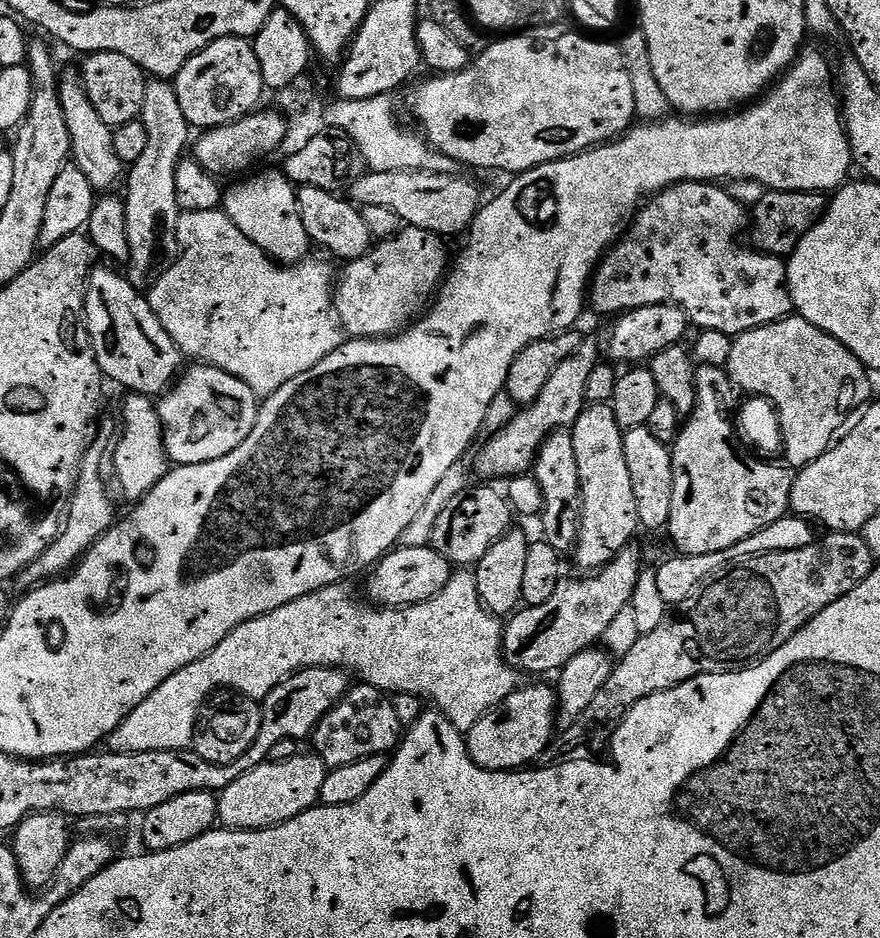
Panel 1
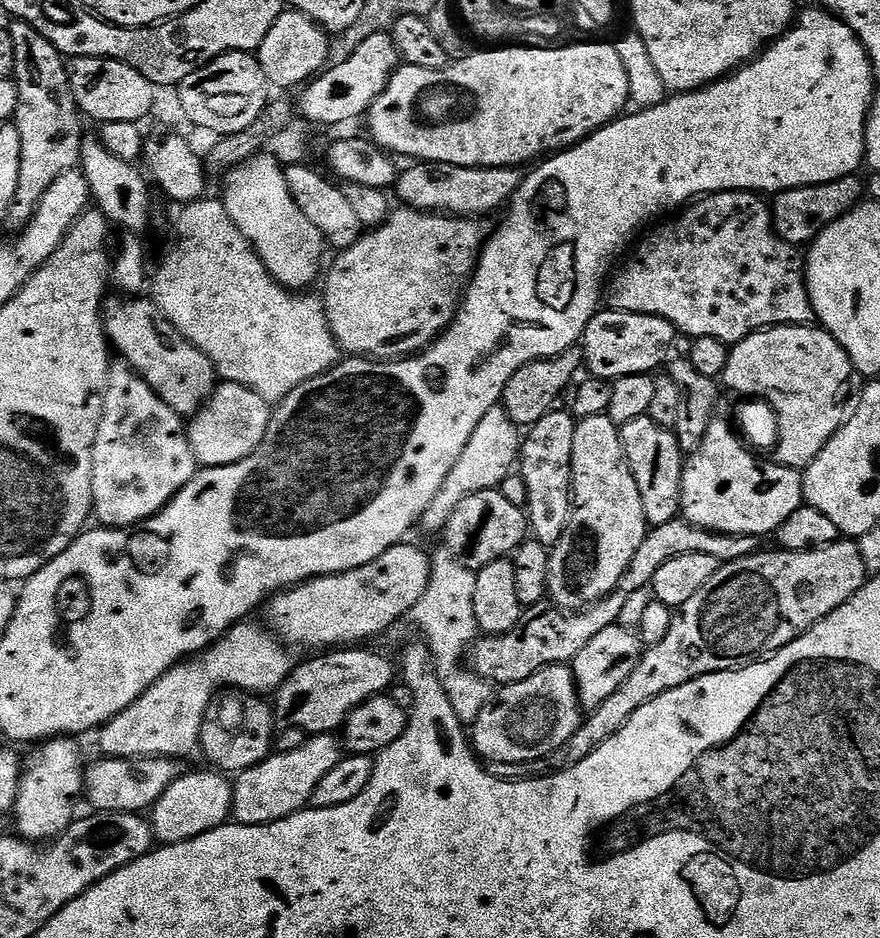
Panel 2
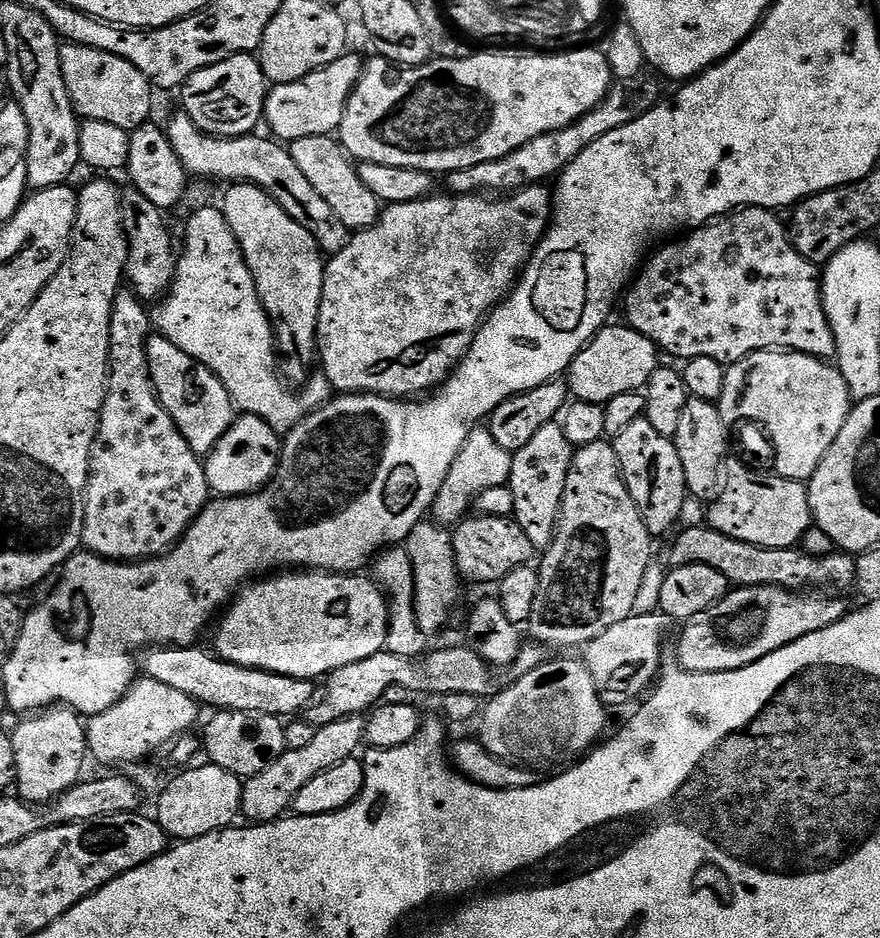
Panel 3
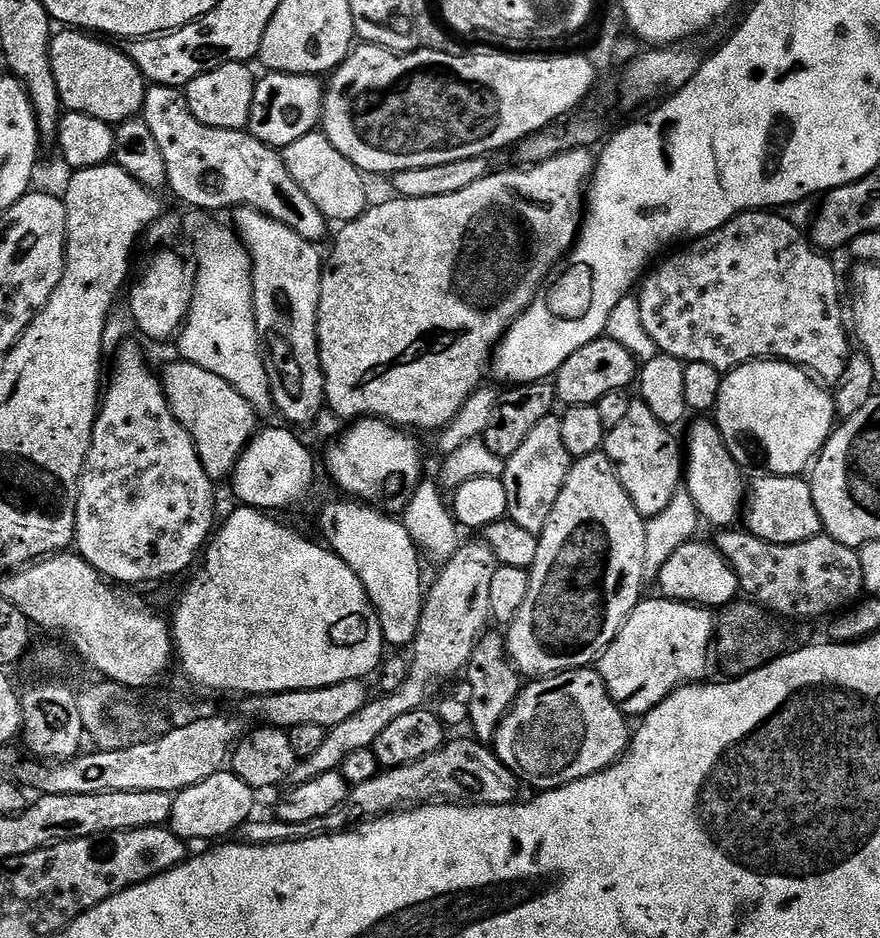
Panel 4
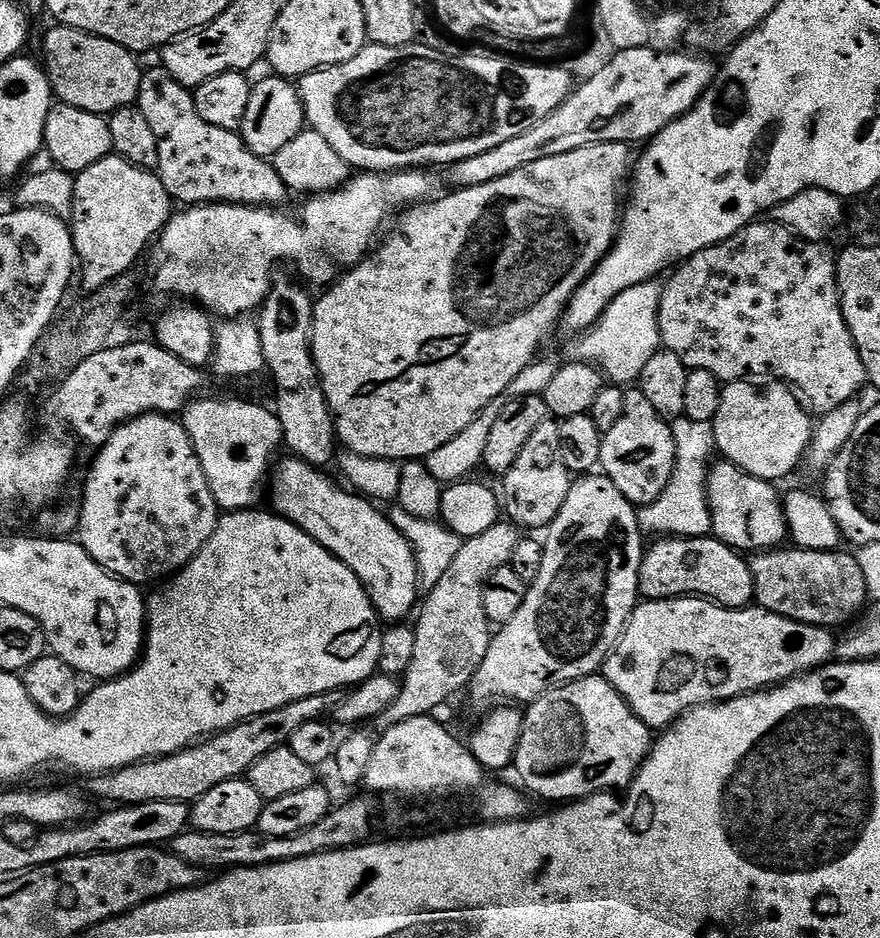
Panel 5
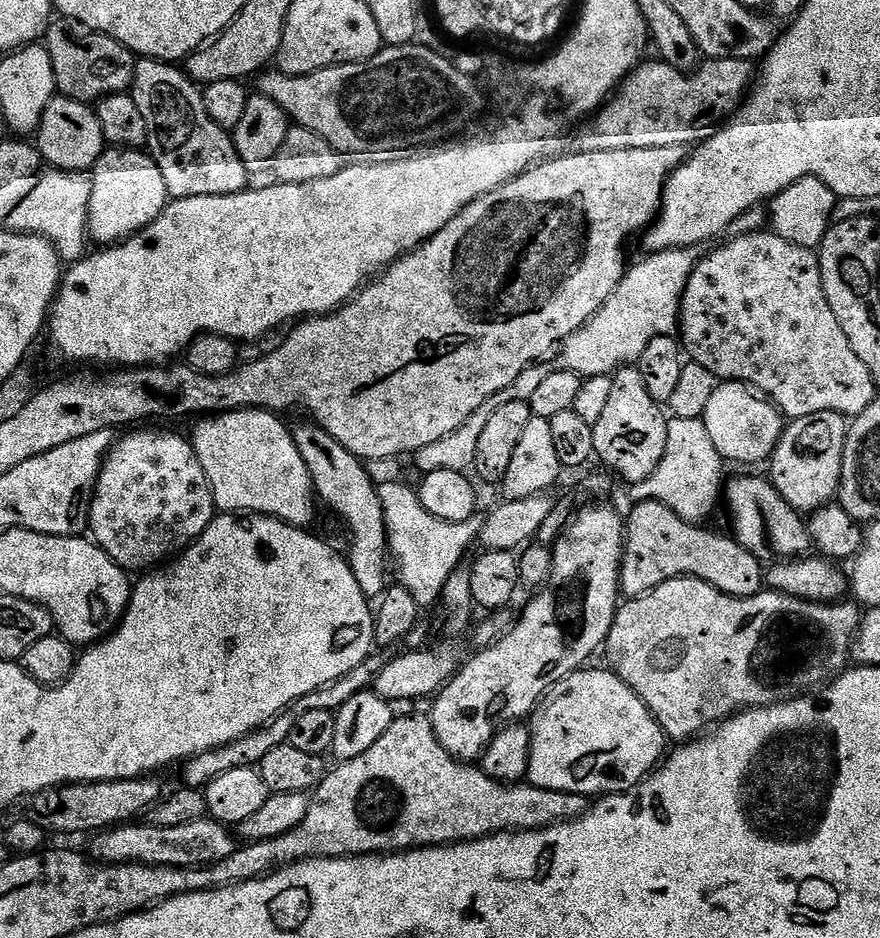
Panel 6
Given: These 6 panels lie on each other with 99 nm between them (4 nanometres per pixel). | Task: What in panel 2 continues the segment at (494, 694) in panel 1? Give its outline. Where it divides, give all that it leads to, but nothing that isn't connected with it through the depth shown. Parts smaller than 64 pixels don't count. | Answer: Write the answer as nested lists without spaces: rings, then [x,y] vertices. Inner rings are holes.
[[[437,547],[436,552],[432,552],[430,559],[431,578],[428,583],[426,594],[422,594],[422,598],[412,607],[410,620],[413,620],[418,627],[424,631],[423,639],[426,641],[428,649],[432,651],[432,656],[436,660],[436,670],[440,673],[440,680],[444,683],[444,695],[450,698],[450,702],[454,706],[456,716],[460,723],[468,726],[478,718],[478,714],[483,710],[484,705],[490,699],[490,685],[487,680],[481,680],[475,672],[464,668],[460,665],[460,659],[465,659],[466,653],[469,651],[470,645],[477,639],[478,627],[476,625],[474,614],[474,588],[476,573],[462,570],[461,563],[458,562],[448,548]],[[252,623],[234,625],[203,654],[177,664],[161,680],[154,682],[138,702],[103,725],[98,732],[100,748],[104,751],[101,753],[121,760],[141,756],[185,758],[197,751],[200,723],[221,690],[239,690],[245,694],[275,693],[292,672],[294,659],[288,653],[291,651],[267,627],[259,628]]]

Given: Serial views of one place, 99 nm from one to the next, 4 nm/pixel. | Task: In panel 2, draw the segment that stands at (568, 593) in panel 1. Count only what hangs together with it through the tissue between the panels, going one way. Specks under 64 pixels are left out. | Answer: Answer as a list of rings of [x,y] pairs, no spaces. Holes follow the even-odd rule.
[[[683,518],[666,522],[666,526],[649,527],[642,546],[638,546],[638,554],[634,554],[634,562],[630,562],[626,574],[620,580],[619,589],[611,596],[602,598],[597,604],[589,604],[578,612],[561,610],[555,606],[537,606],[531,609],[509,632],[485,635],[471,645],[471,671],[481,680],[487,680],[489,685],[503,686],[522,682],[551,664],[568,664],[578,654],[578,650],[582,650],[582,646],[586,646],[590,638],[594,638],[594,634],[602,634],[602,630],[619,621],[626,598],[634,594],[634,590],[649,587],[654,574],[658,574],[658,569],[666,566],[670,558],[709,552],[724,552],[724,548],[720,548],[720,540],[708,540],[706,529],[696,528]]]

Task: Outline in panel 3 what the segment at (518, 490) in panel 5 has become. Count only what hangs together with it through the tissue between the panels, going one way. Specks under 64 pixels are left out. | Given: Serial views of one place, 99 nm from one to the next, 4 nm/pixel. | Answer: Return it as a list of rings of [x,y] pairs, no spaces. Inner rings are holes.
[[[553,422],[542,426],[522,450],[515,452],[510,466],[507,486],[513,495],[511,515],[522,526],[522,534],[530,538],[533,549],[547,550],[556,537],[556,524],[560,521],[562,494],[566,490],[566,474],[572,469],[574,449],[566,438],[563,427]]]

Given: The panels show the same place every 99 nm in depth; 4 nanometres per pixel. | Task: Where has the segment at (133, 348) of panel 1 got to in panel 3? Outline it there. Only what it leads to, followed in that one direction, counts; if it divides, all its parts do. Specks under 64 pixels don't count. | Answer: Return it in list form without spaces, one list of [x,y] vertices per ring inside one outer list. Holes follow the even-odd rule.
[[[159,334],[148,337],[148,365],[150,378],[166,414],[170,414],[182,438],[186,438],[197,456],[207,457],[216,449],[220,439],[232,429],[234,405],[226,386],[222,386],[222,382],[209,368],[199,364],[193,356],[178,350],[174,342]]]

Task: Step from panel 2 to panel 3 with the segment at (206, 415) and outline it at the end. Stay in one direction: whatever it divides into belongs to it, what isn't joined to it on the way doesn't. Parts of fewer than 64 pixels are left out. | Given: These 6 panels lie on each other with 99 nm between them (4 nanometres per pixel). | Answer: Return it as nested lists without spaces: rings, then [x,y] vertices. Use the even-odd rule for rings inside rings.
[[[240,414],[232,421],[232,429],[220,439],[216,449],[207,457],[204,473],[208,475],[208,487],[217,497],[247,496],[250,492],[258,492],[269,484],[276,475],[282,459],[281,437],[262,418]]]

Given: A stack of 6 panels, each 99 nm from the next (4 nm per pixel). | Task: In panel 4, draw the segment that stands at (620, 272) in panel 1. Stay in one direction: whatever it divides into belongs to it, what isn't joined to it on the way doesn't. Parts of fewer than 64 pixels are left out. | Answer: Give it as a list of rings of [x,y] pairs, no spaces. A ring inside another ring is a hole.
[[[772,210],[743,212],[742,215],[736,216],[735,219],[731,220],[729,224],[719,228],[718,231],[711,232],[709,236],[702,236],[699,240],[689,243],[687,247],[680,250],[685,250],[685,252],[677,251],[672,254],[677,254],[677,256],[669,255],[667,259],[657,263],[643,277],[642,283],[638,288],[642,326],[646,326],[646,334],[650,334],[650,338],[663,355],[673,356],[688,364],[714,366],[722,374],[727,374],[733,368],[740,368],[744,364],[750,364],[754,360],[769,359],[782,360],[785,364],[797,365],[807,370],[813,377],[819,378],[824,382],[829,382],[828,380],[838,382],[843,378],[850,359],[850,351],[848,352],[850,328],[849,325],[848,328],[844,325],[844,308],[840,305],[840,280],[836,277],[836,268],[828,261],[831,259],[825,253],[812,247],[809,237],[805,233],[803,236],[790,221],[783,220],[780,216],[783,215],[777,214]]]

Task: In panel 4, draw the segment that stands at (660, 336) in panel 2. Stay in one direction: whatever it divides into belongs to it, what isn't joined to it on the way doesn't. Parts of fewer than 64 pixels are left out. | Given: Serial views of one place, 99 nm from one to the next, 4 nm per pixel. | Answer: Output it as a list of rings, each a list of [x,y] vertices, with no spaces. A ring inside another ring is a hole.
[[[601,338],[582,346],[564,365],[558,369],[554,377],[557,401],[564,406],[594,406],[606,394],[614,394],[627,389],[628,383],[638,376],[638,361],[626,350],[626,346],[618,346],[618,342]]]

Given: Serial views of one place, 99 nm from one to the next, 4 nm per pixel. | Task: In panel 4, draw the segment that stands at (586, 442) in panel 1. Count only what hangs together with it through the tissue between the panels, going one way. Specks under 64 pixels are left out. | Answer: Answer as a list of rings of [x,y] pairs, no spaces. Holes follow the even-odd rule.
[[[603,450],[581,456],[573,463],[572,469],[566,474],[566,482],[562,486],[562,494],[558,494],[558,502],[554,502],[554,510],[550,510],[550,518],[546,518],[546,526],[538,534],[538,558],[534,558],[528,573],[530,578],[530,590],[526,594],[526,602],[522,602],[522,610],[512,619],[506,628],[507,655],[512,664],[525,677],[543,678],[553,672],[562,672],[570,668],[583,668],[591,658],[599,657],[607,648],[608,643],[618,635],[620,627],[628,620],[628,615],[635,610],[642,599],[640,591],[646,587],[644,578],[644,563],[646,562],[646,530],[648,529],[645,517],[638,514],[634,502],[626,494],[626,490],[620,485],[620,479],[616,476],[616,468],[611,458]]]

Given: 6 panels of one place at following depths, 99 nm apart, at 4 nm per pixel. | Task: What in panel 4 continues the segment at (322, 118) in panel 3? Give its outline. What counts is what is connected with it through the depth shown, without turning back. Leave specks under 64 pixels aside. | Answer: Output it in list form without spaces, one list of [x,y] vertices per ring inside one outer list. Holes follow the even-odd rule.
[[[285,72],[261,75],[256,82],[247,131],[277,150],[283,150],[290,146],[290,142],[298,142],[298,138],[317,131],[322,124],[326,91],[320,82],[315,76],[291,76]]]

